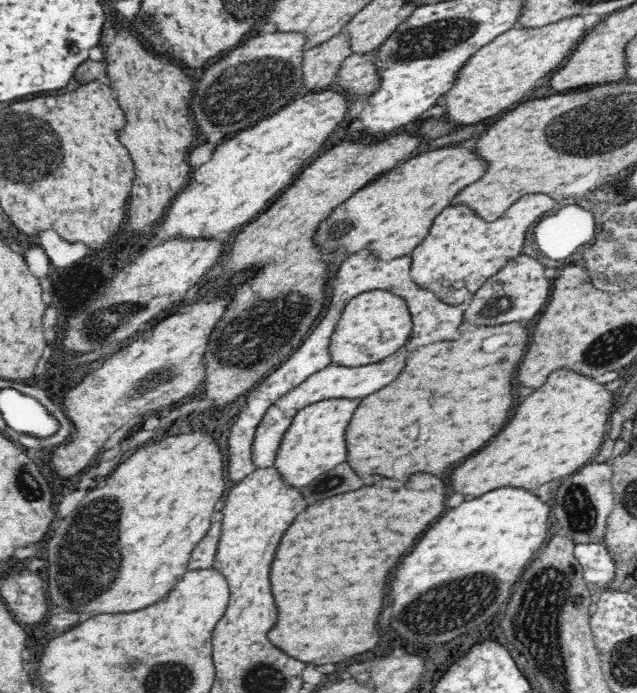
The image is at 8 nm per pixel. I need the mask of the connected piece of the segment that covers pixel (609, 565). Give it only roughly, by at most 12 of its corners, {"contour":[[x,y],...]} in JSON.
{"contour":[[603,542],[576,543],[586,583],[610,590],[616,564]]}

